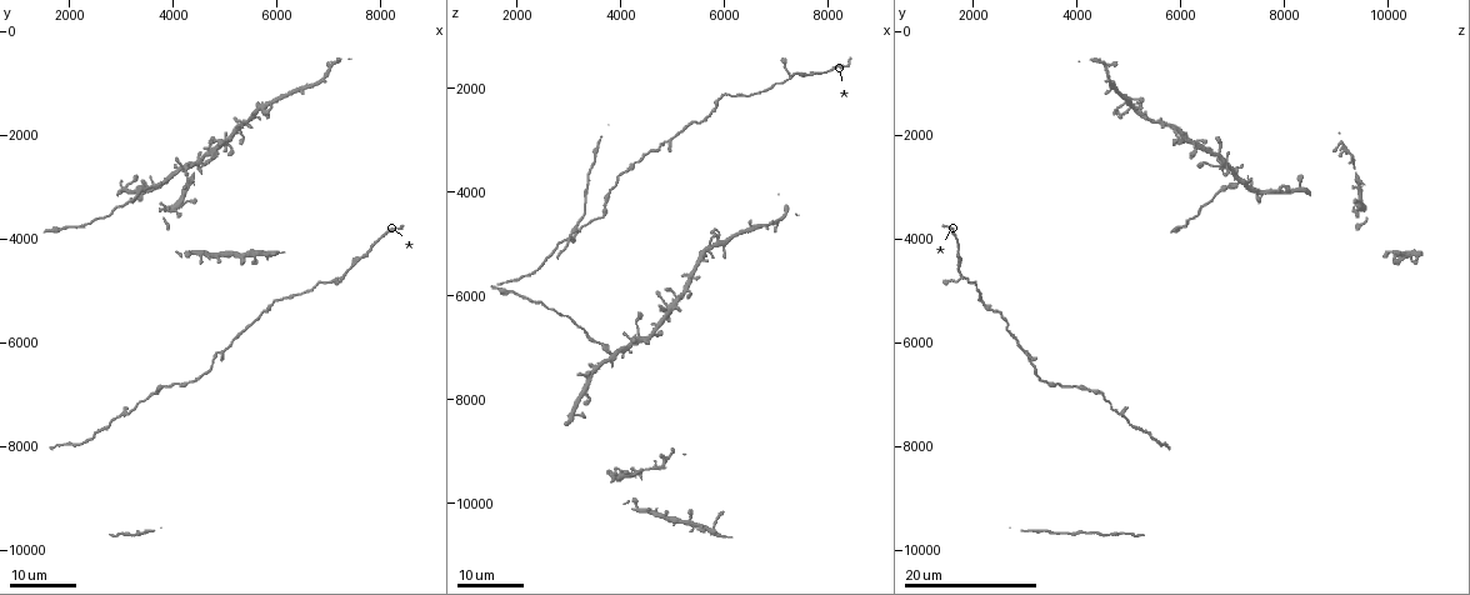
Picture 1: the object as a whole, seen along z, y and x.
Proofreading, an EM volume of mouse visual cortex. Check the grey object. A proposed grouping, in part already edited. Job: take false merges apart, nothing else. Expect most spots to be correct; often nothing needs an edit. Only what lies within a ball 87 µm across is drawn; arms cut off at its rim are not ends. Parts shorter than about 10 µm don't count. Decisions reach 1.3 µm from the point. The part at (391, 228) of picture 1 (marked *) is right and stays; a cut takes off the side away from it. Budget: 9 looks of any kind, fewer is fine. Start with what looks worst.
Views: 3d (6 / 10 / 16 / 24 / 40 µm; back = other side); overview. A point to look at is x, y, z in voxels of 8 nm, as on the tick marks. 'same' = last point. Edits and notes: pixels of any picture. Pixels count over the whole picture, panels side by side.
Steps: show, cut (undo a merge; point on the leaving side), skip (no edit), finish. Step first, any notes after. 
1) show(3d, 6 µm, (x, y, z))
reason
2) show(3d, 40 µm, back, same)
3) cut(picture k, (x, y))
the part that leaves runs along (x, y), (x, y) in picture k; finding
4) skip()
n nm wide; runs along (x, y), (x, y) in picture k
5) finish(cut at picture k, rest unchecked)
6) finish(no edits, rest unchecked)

show(3d, 24 µm, (3050, 7350, 4950))

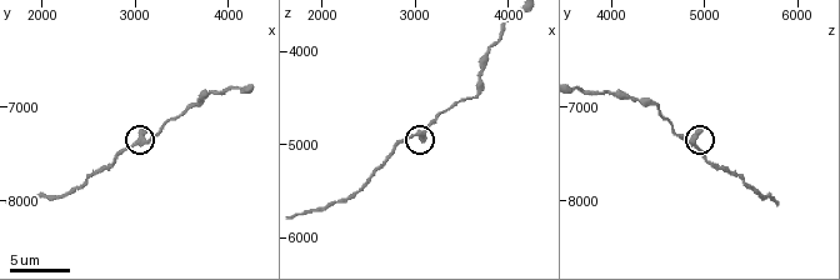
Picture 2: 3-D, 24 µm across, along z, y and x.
show(3d, 10 µm, (3050, 7350, 4850))

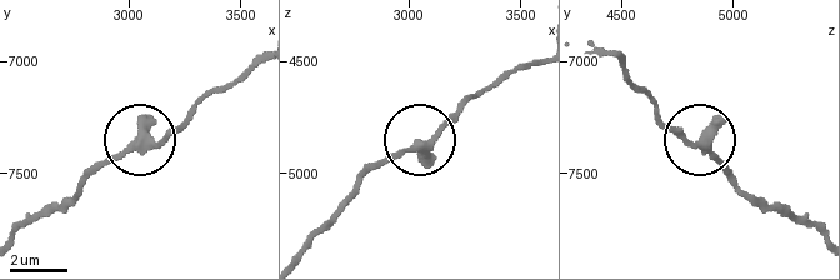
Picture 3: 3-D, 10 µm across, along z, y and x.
show(3d, 10 µm, back, (3050, 7330, 4890))

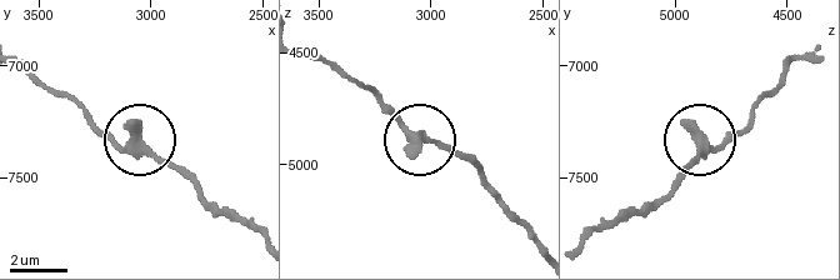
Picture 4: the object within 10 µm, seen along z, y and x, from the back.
skip()
one cell here

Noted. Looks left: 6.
show(3d, 16 µm, (2200, 7950, 5550))
thick turns thin

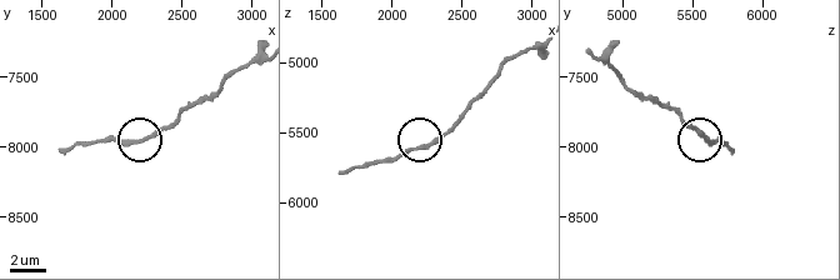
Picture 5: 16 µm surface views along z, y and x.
skip()
runs along (591, 53), (721, 145) in picture 5; all the same cell

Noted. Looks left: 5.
show(3d, 24 µm, (3850, 2900, 7150))
three arms meet

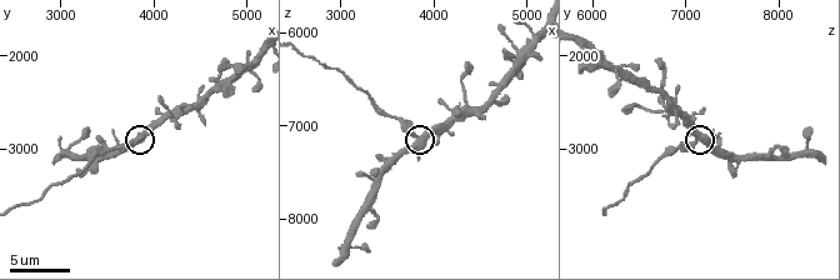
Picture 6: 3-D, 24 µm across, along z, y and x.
show(3d, 10 µm, (3900, 2850, 7150))

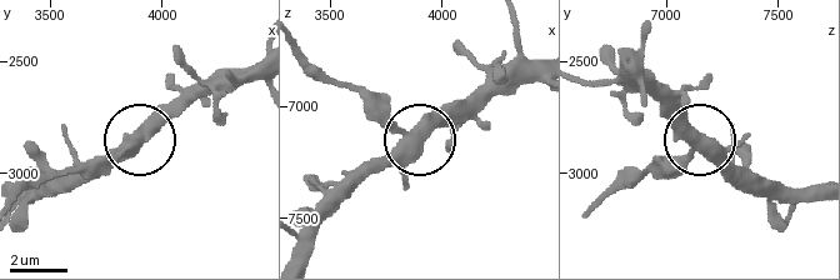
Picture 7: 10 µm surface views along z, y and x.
skip()
side arm 47 µm; continuous, no second cell

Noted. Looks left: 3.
show(3d, 6 µm, (3750, 6900, 4200))
a narrow waist

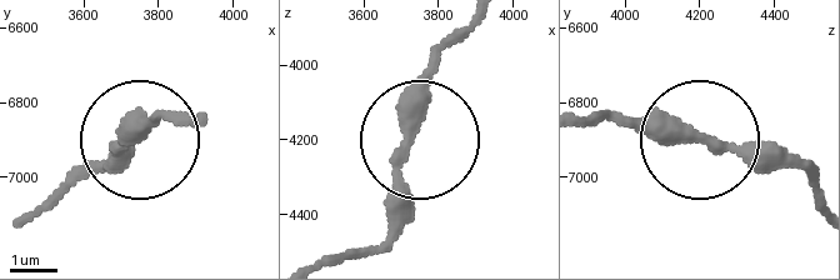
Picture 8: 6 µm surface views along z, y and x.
skip()
290 nm wide; runs along (580, 118), (664, 121), (803, 158) in picture 8; all the same cell

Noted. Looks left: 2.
finish(no edits, rest unchecked)

